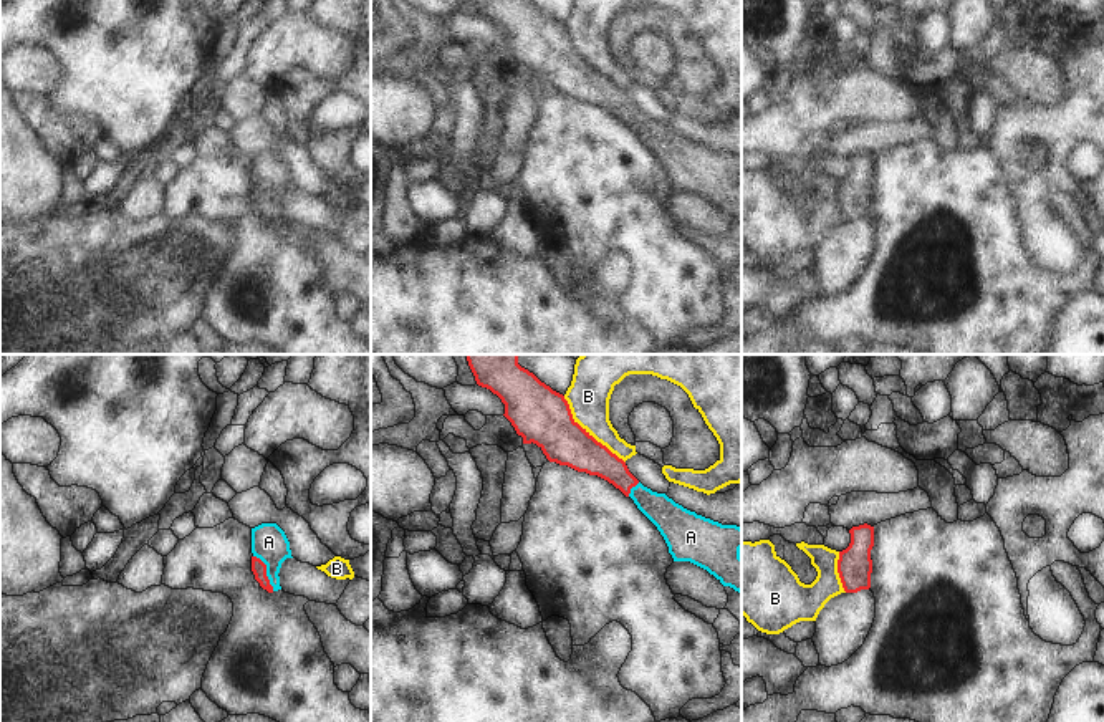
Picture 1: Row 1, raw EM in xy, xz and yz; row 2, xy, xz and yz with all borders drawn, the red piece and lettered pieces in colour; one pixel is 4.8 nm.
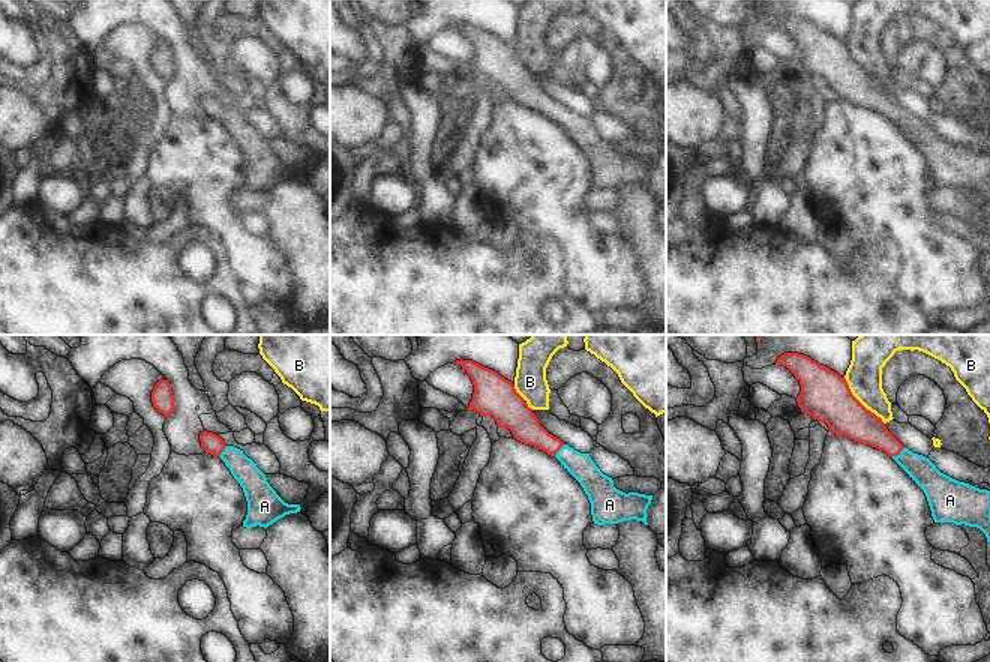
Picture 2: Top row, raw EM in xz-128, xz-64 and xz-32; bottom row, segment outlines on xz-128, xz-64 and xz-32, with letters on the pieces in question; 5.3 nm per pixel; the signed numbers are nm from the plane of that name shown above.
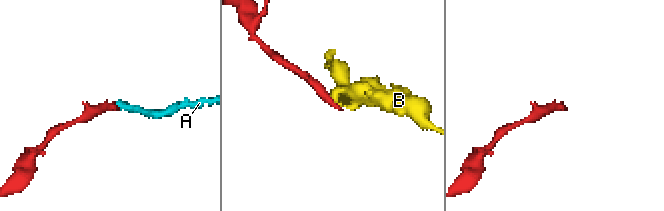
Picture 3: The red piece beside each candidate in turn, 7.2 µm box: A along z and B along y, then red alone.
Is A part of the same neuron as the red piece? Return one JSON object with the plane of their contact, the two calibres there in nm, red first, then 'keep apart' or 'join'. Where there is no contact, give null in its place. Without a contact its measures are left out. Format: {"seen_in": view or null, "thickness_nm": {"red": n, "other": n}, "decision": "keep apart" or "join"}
{"seen_in": "xy", "thickness_nm": {"red": 70, "other": 180}, "decision": "join"}

